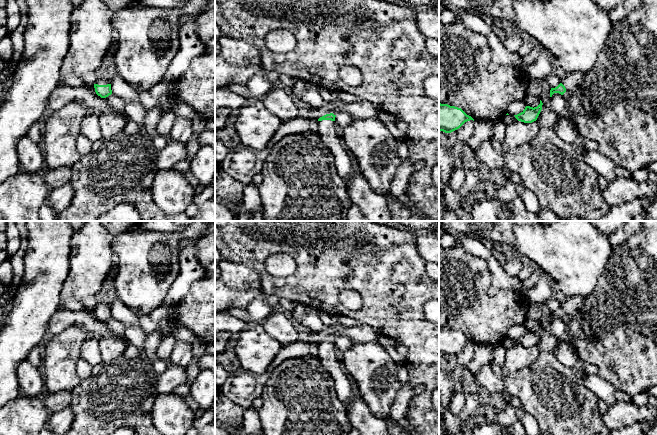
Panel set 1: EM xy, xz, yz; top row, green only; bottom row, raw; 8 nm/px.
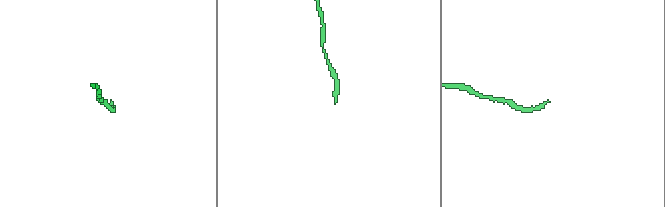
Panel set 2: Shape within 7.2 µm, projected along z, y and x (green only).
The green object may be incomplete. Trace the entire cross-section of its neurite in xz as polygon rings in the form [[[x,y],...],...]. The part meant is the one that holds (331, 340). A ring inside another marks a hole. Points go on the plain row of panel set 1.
[[[333,337],[320,341],[318,343],[317,358],[334,380],[337,396],[346,407],[353,398],[354,393],[352,383],[344,370],[342,362],[336,357],[335,341],[336,339]]]

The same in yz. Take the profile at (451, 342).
[[[439,327],[439,355],[451,357],[470,344],[474,345],[461,332]]]

